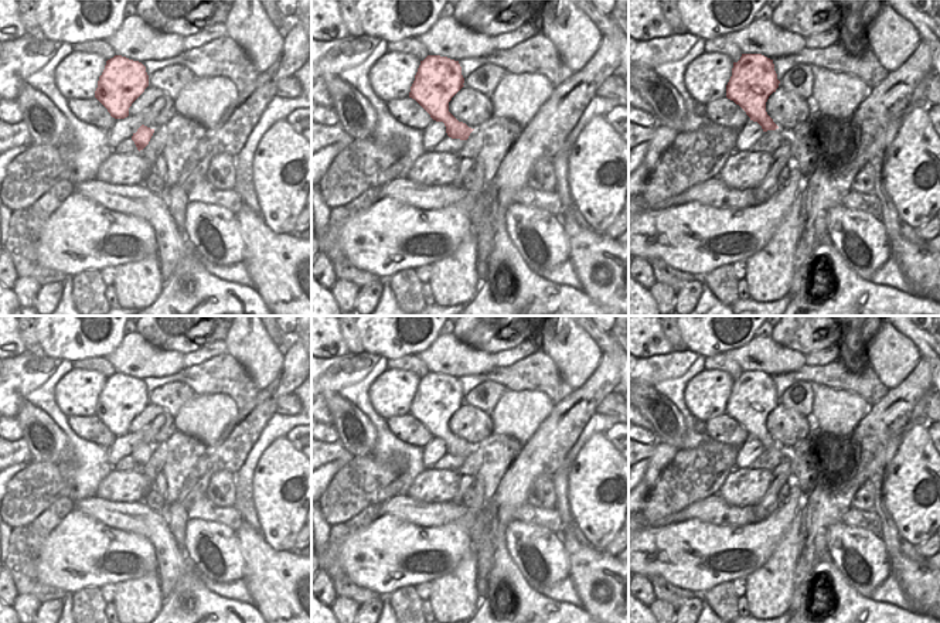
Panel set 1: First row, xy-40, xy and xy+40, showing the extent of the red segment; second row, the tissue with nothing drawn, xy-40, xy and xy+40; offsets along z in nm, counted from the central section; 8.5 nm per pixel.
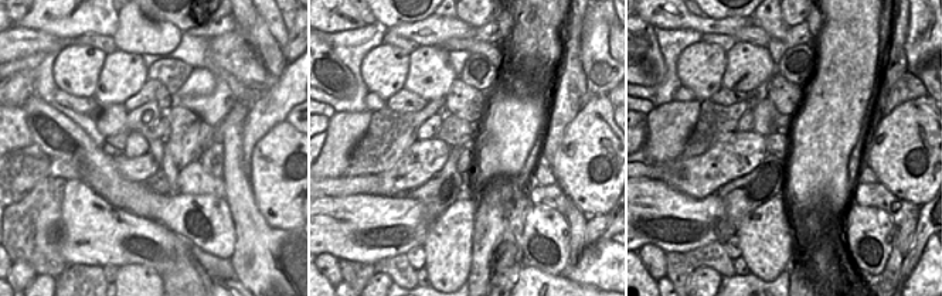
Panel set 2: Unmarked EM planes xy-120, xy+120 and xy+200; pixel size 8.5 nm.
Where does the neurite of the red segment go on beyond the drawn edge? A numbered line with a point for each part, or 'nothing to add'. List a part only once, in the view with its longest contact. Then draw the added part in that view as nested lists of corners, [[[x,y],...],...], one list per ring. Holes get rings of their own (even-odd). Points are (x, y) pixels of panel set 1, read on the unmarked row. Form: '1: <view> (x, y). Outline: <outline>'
nothing to add.

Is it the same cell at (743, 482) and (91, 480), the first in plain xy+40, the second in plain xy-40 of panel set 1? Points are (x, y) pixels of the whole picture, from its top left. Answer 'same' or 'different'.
different

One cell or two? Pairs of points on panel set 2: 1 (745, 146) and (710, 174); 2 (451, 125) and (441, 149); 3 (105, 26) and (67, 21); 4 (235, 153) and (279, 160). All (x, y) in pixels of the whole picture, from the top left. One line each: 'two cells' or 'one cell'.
1: one cell
2: two cells
3: one cell
4: two cells

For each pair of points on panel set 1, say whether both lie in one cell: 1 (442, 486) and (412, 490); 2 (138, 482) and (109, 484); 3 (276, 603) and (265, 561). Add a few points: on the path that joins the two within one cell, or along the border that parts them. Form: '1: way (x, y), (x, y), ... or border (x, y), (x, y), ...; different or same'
1: way (435, 486), (419, 490); same
2: way (130, 484), (116, 484); same
3: way (276, 593), (276, 582), (266, 571); same

